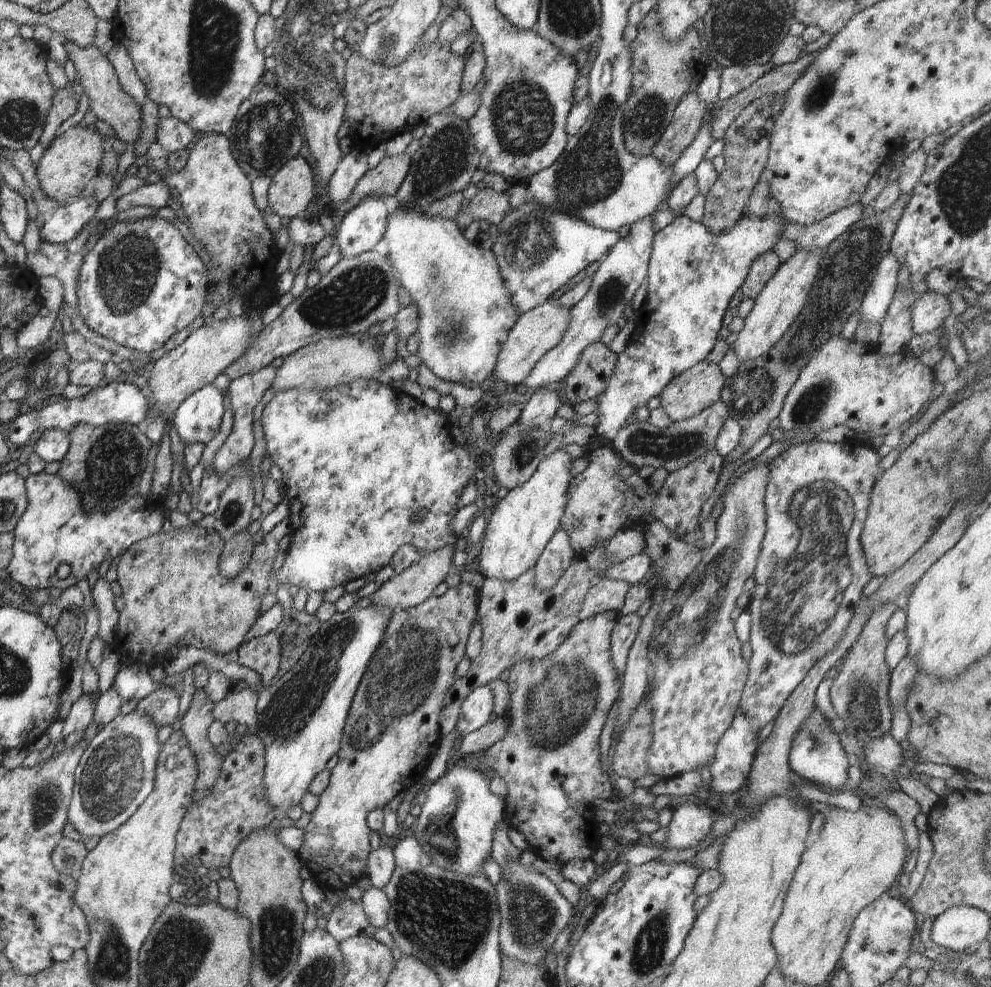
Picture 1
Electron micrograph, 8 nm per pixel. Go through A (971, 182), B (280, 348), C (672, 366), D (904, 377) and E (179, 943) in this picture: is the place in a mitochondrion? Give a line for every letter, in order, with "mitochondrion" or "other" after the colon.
A: mitochondrion
B: other
C: other
D: other
E: mitochondrion

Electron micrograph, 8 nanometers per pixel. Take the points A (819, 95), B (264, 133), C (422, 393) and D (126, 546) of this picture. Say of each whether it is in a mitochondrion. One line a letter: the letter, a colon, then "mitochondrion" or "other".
A: mitochondrion
B: mitochondrion
C: other
D: other

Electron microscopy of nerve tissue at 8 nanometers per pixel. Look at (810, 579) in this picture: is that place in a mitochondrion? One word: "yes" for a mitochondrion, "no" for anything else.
yes

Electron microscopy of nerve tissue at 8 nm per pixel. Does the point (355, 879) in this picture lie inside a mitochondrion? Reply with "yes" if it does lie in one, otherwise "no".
no

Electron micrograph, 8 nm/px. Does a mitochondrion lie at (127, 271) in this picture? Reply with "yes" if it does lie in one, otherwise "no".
yes

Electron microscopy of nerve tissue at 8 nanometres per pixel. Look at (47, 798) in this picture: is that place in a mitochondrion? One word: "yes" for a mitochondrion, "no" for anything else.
yes

